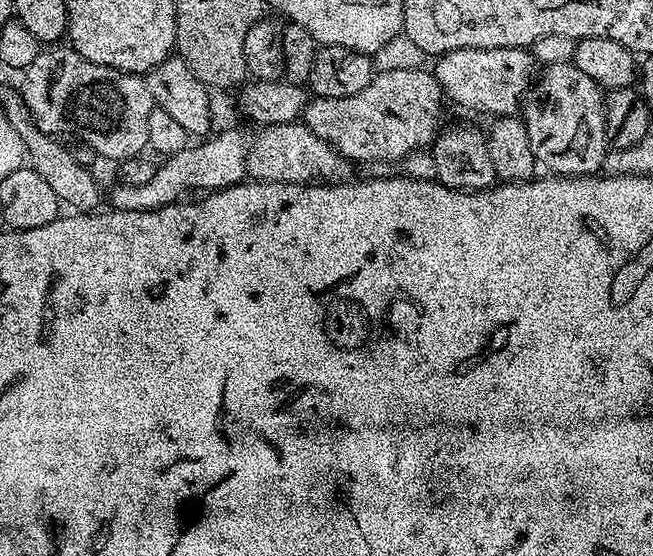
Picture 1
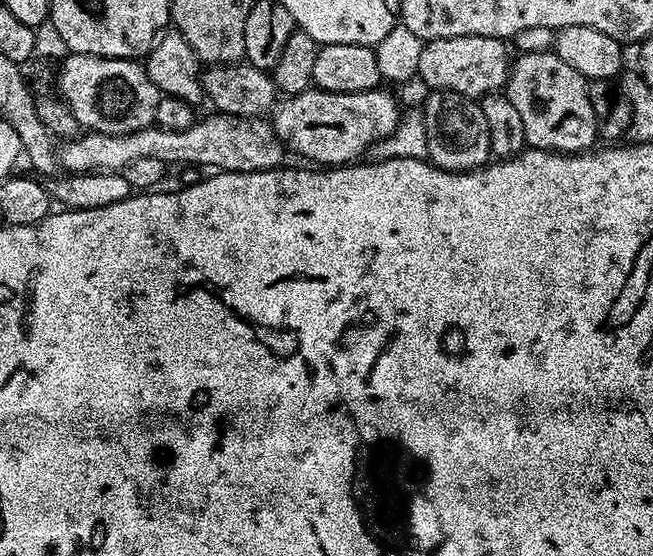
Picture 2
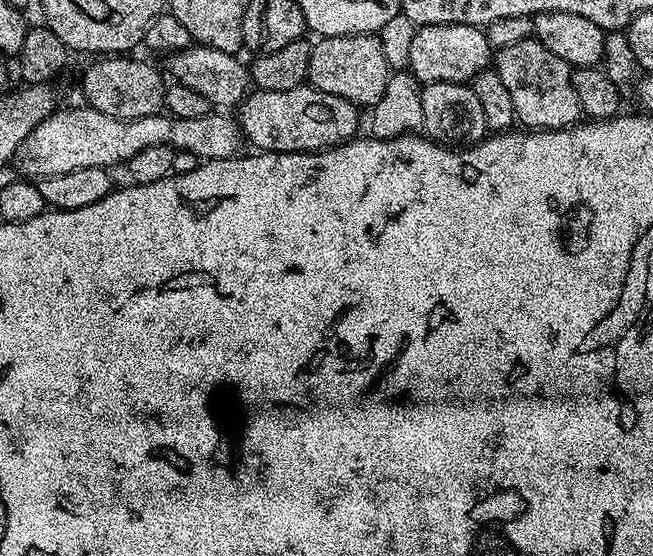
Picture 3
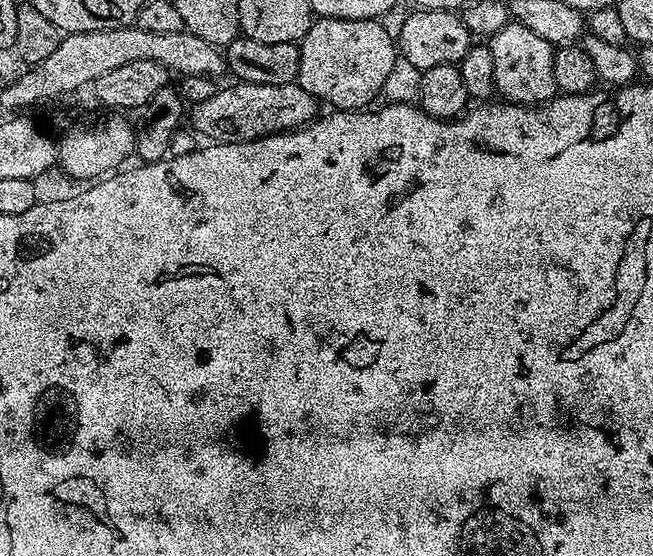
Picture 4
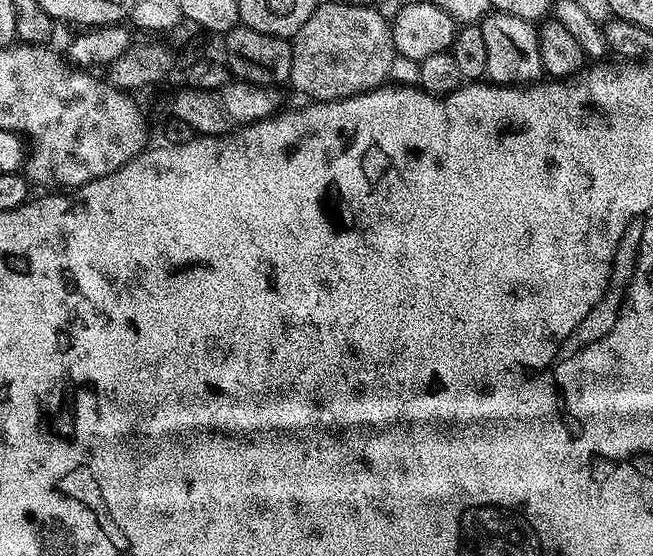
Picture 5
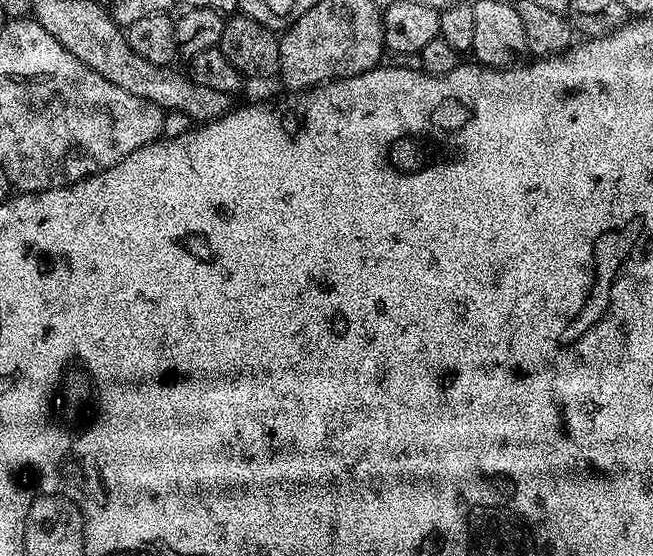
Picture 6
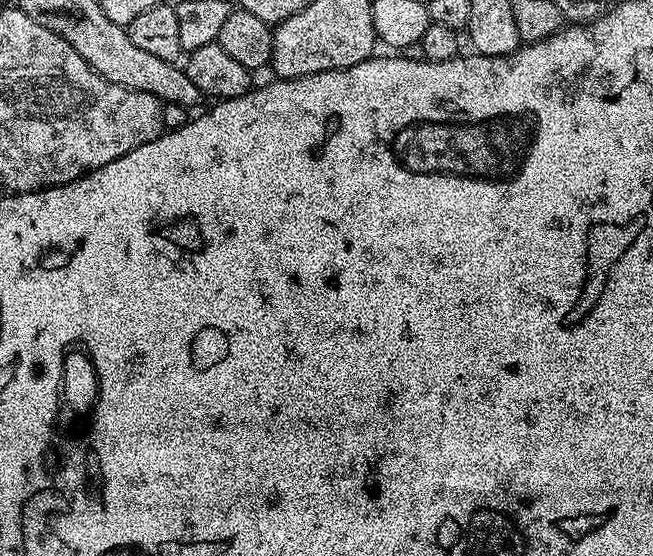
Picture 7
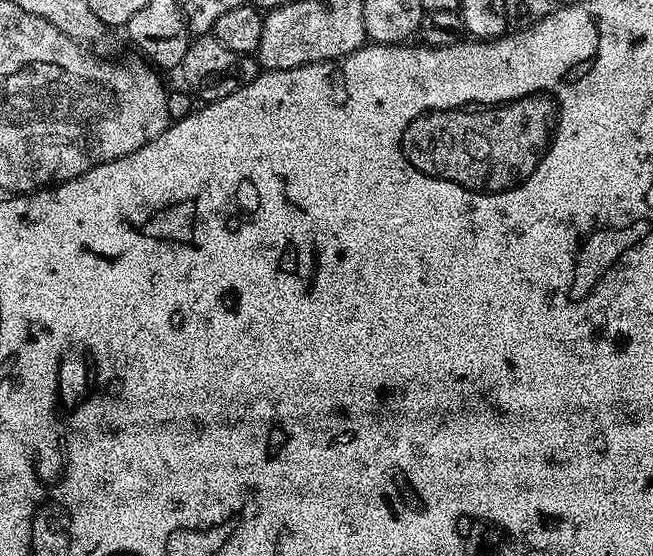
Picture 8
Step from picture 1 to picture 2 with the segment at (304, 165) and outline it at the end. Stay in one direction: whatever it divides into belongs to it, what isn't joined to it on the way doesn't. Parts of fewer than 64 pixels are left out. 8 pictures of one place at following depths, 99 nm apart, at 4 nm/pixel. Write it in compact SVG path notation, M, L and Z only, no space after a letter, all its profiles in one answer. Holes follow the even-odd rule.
M216 112L205 118L197 119L186 130L166 130L159 126L143 128L130 134L108 136L104 132L89 132L69 139L64 149L59 149L58 160L64 164L69 173L99 173L101 170L123 170L137 158L158 158L166 166L199 166L204 170L219 170L222 172L261 172L271 168L279 168L285 163L286 149L276 137L276 131L267 119L255 116L231 116L225 112Z

